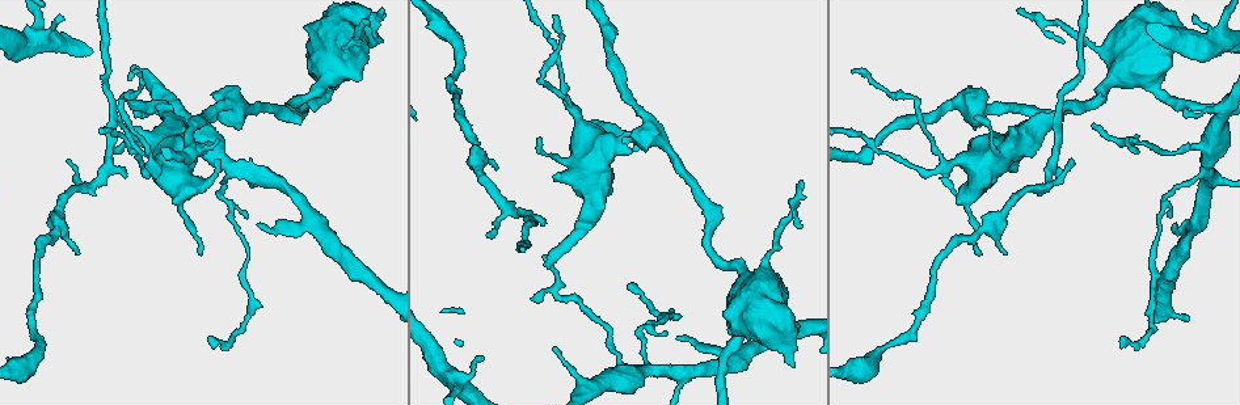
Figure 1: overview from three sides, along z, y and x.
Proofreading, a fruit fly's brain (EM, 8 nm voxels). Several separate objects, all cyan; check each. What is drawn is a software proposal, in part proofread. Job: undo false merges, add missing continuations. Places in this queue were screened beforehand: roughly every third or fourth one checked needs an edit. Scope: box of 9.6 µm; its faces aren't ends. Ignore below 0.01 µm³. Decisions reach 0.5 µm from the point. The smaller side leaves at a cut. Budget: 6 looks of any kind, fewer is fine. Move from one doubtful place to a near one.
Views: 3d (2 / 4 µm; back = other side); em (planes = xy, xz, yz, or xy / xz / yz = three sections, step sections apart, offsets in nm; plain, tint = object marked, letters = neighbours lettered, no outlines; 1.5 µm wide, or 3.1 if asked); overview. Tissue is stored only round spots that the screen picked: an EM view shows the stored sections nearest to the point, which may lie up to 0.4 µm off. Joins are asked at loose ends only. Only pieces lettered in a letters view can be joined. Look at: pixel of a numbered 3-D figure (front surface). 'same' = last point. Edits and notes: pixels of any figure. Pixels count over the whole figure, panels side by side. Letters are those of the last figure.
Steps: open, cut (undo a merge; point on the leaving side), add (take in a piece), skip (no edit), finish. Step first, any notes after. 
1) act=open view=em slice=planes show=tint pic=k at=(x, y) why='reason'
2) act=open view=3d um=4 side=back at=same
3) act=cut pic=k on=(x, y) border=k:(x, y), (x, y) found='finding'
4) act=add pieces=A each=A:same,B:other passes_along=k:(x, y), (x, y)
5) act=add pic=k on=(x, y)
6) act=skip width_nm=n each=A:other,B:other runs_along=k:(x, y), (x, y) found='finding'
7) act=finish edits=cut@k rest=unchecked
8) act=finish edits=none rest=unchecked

act=open view=em slice=yz step=4 show=letters pic=1 at=(980, 254) why='tapers out'

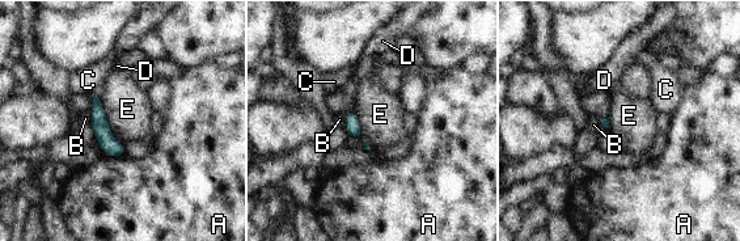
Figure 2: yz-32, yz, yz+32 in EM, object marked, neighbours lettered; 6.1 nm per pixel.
act=skip longest_contact=E:380nm each=A:other,B:other,C:other,D:other,E:other found='no lettered piece goes on from it'

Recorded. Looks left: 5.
act=open view=em slice=planes show=tint pic=1 at=(559, 161) why='sudden change in width'

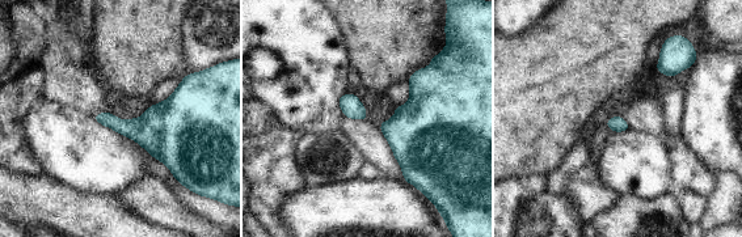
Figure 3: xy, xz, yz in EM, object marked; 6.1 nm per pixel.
act=open view=em slice=planes show=letters at=same

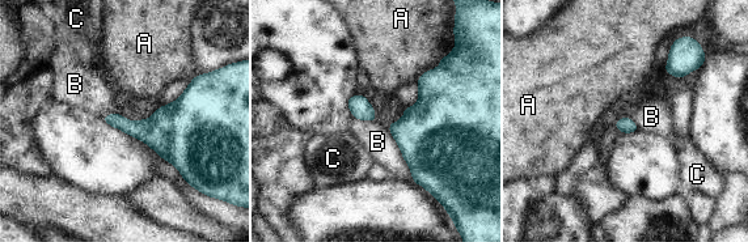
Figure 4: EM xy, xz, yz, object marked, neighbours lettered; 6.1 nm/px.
act=skip each=A:other,B:other,C:other border=4:(387, 128), (411, 177) found='continuous, no second neuron'

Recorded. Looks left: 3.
act=open view=3d um=2 pic=1 at=(479, 358) why='thin end'

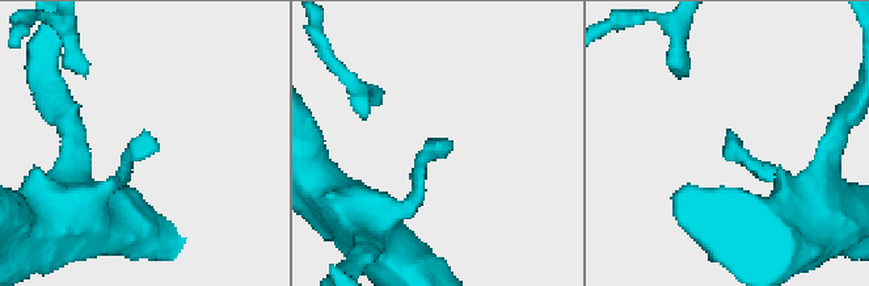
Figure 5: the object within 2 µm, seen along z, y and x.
act=open view=em slice=planes show=tint pic=5 at=(727, 129)

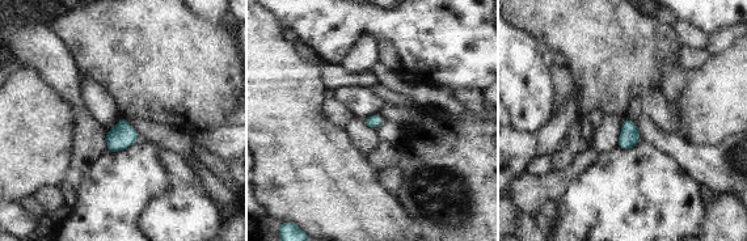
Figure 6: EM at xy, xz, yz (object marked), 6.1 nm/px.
act=open view=em slice=planes show=letters at=same

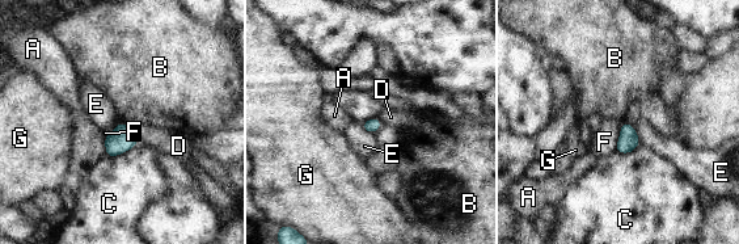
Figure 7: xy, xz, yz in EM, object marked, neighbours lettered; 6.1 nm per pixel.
act=skip each=A:other,B:other,C:other,D:other,E:other,F:other,G:other found='no lettered piece goes on from it'

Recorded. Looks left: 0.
act=finish edits=none rest=unchecked

